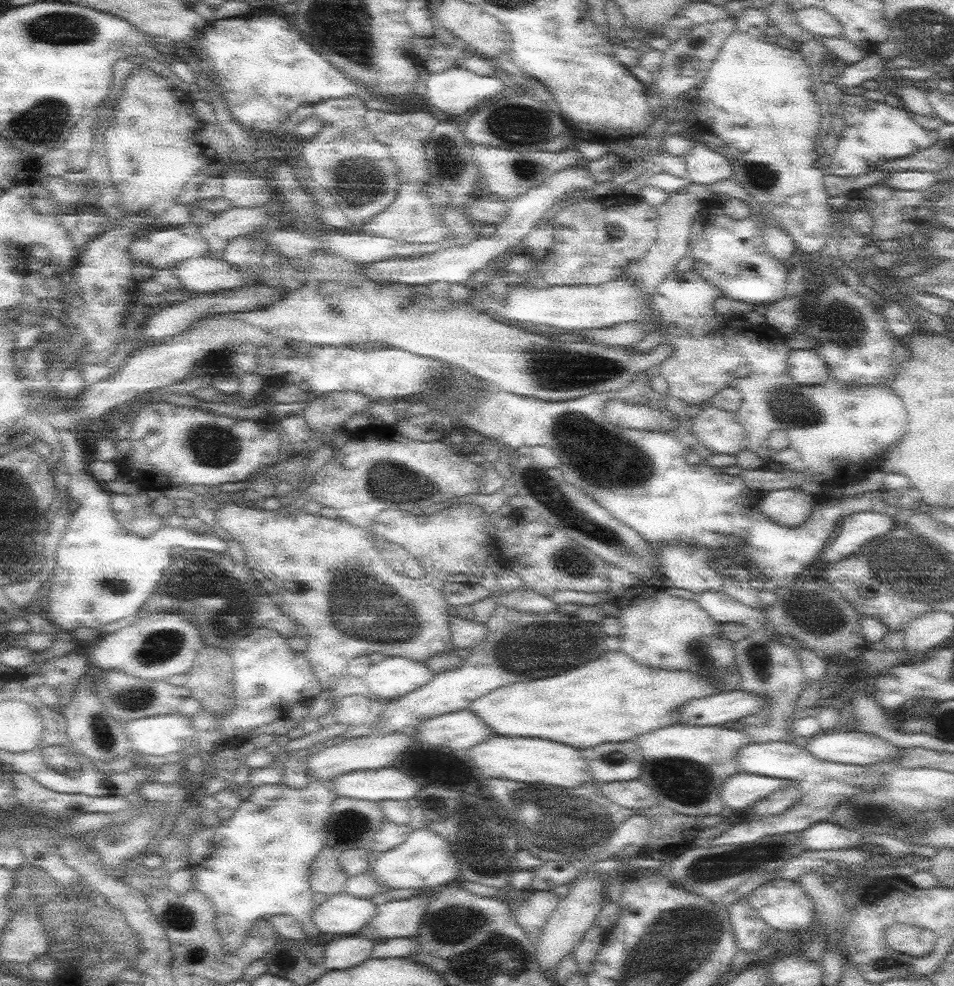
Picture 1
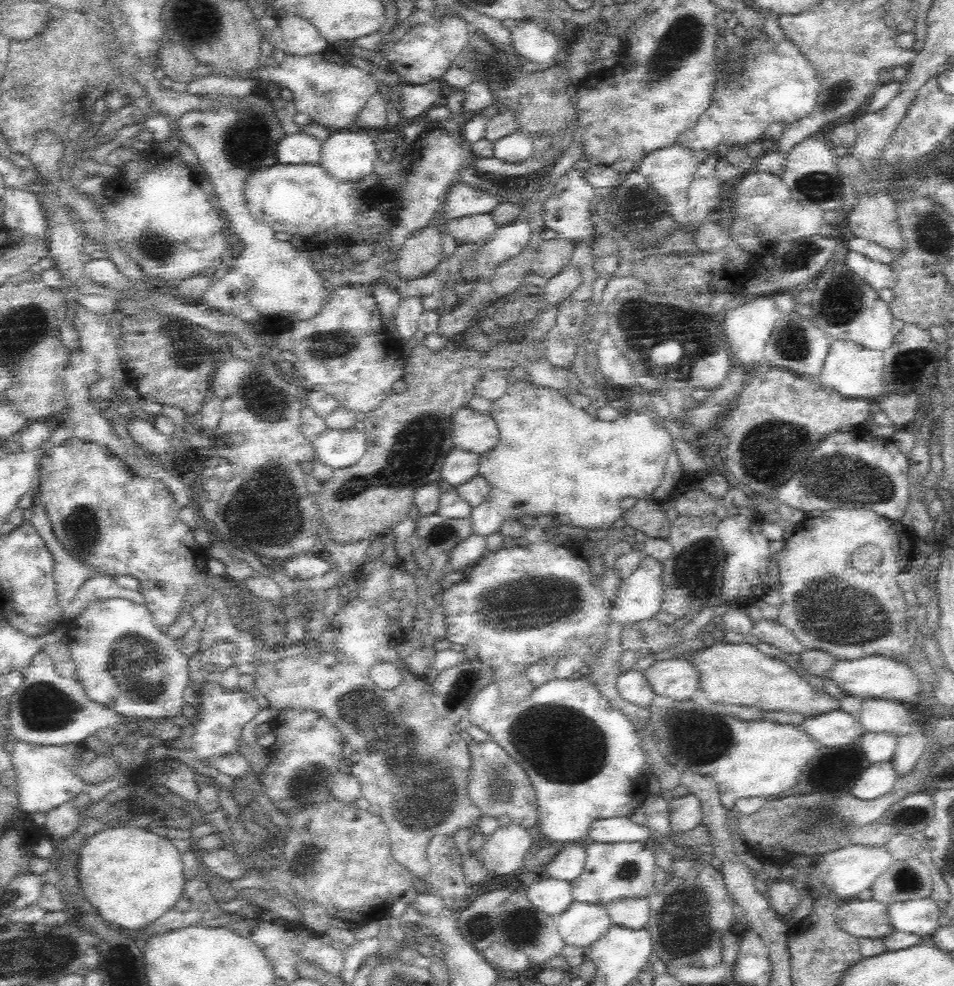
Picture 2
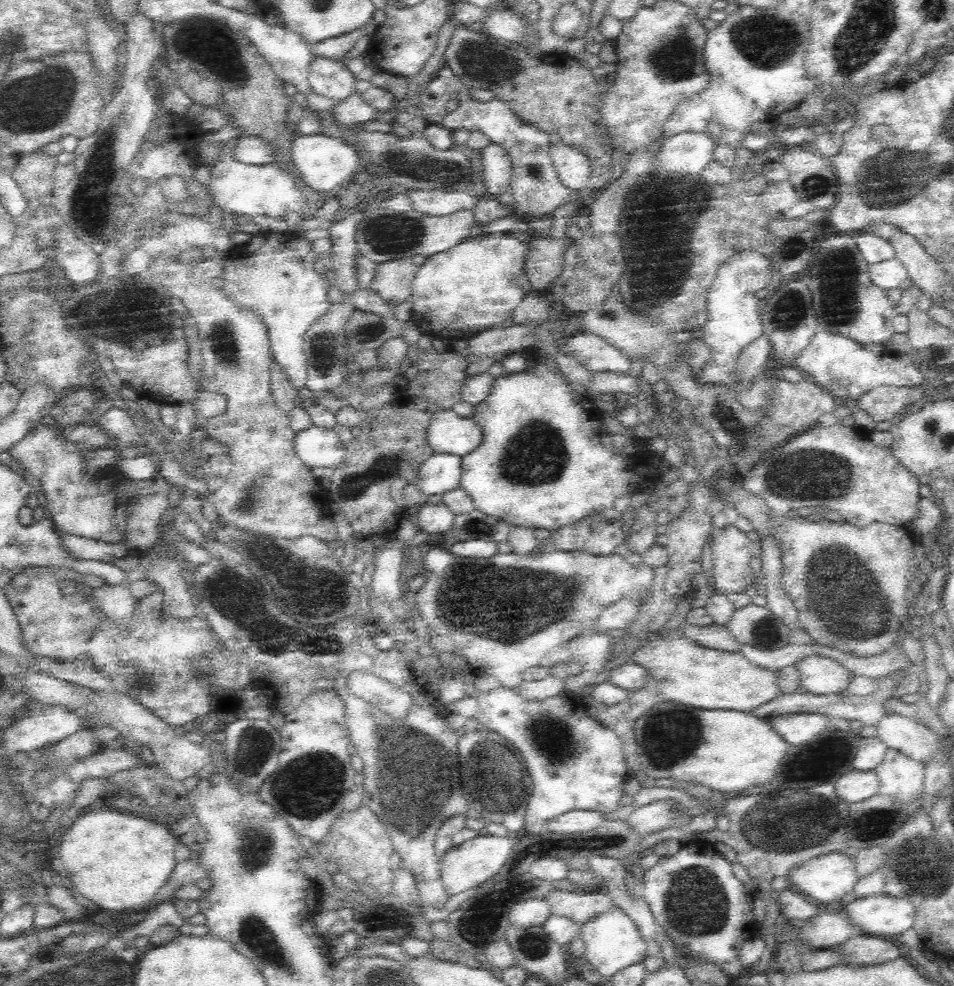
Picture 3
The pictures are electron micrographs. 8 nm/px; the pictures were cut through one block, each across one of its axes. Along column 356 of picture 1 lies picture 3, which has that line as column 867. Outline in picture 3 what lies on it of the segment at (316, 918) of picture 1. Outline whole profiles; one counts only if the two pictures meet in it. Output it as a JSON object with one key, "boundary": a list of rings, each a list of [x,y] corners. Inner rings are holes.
{"boundary":[[[888,894],[856,898],[842,910],[854,926],[874,936],[902,936],[912,930],[914,906]]]}

